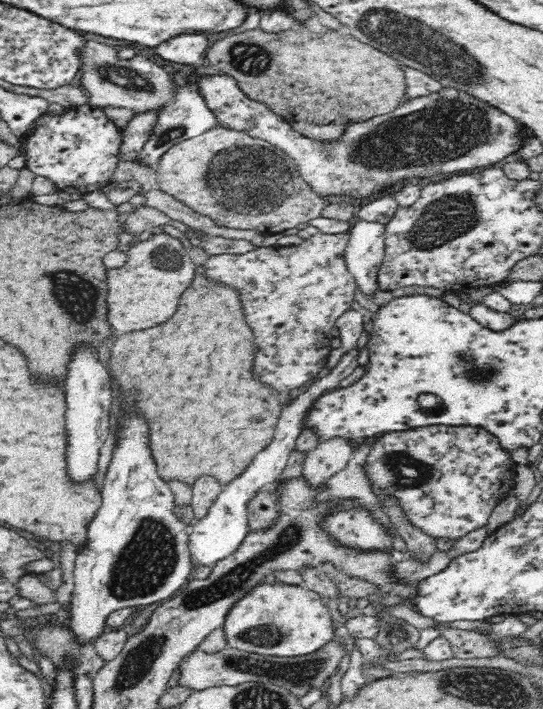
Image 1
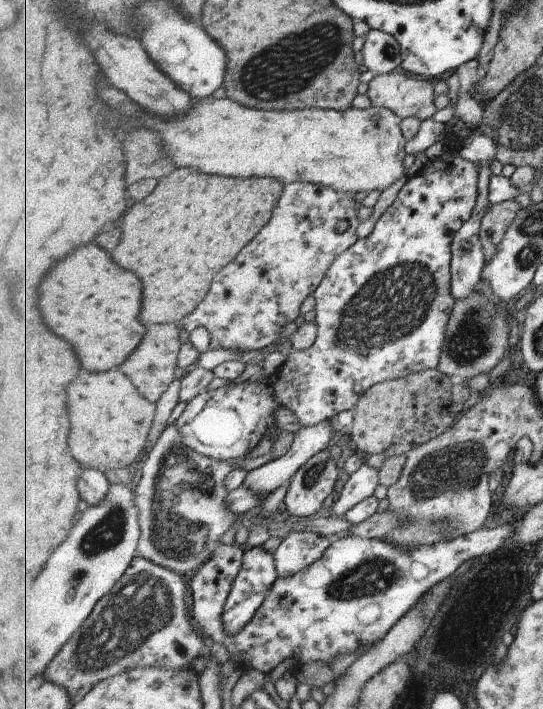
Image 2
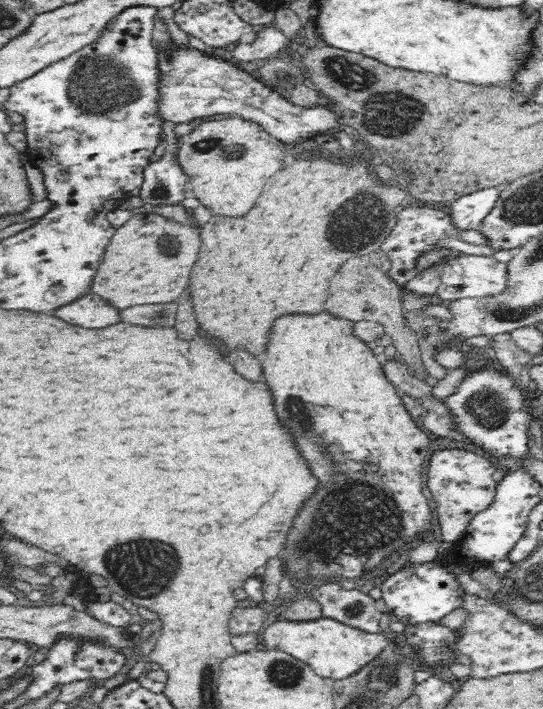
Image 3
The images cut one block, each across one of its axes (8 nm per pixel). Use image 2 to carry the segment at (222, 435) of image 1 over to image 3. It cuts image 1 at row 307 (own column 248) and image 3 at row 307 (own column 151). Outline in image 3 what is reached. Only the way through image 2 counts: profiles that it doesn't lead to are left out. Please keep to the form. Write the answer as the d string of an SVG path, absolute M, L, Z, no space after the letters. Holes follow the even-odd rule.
M344 158L296 160L268 180L262 196L248 214L234 218L212 214L210 210L208 222L199 227L202 248L190 276L192 302L200 328L212 338L218 338L228 350L244 346L260 354L266 348L276 318L288 312L316 314L324 311L329 284L340 267L351 258L380 249L397 223L396 208L404 210L414 204L411 193L406 194L394 183L376 184L370 174L364 174L364 166L348 168L342 160Z

